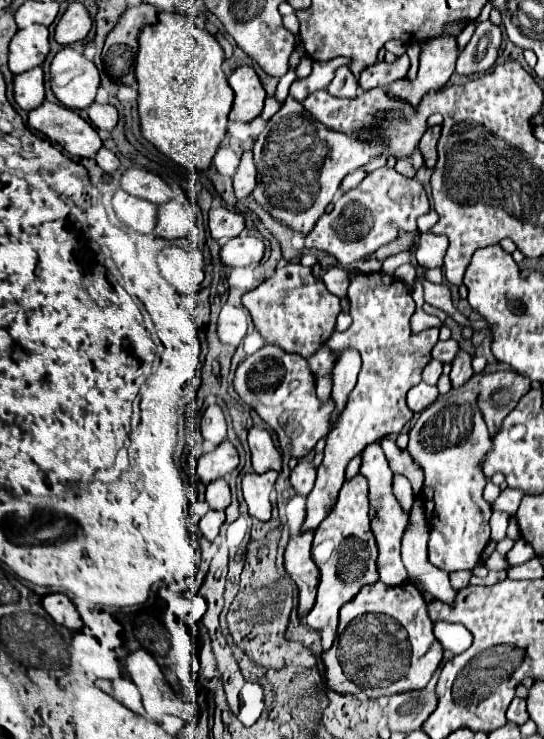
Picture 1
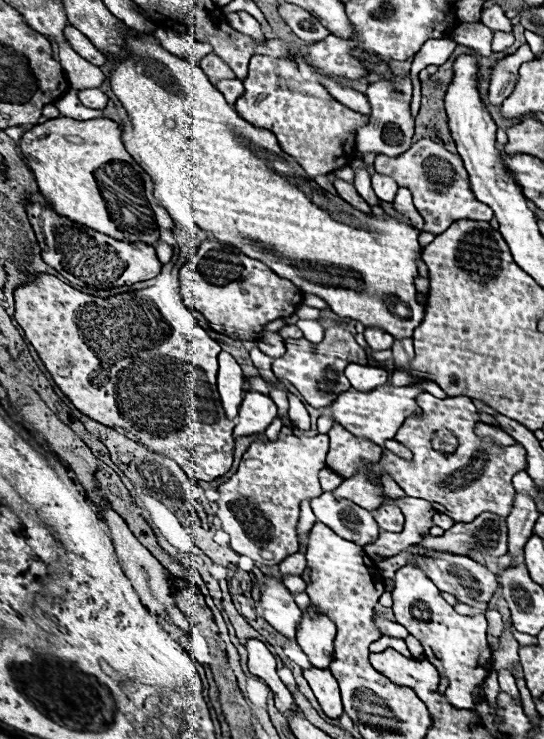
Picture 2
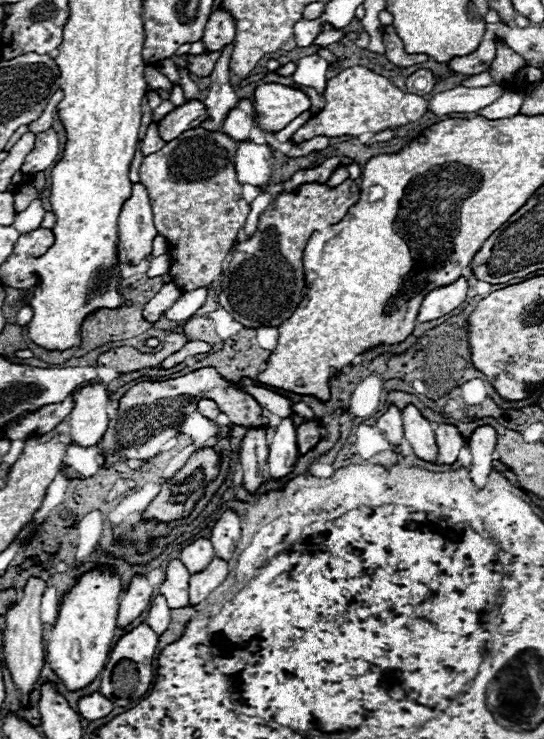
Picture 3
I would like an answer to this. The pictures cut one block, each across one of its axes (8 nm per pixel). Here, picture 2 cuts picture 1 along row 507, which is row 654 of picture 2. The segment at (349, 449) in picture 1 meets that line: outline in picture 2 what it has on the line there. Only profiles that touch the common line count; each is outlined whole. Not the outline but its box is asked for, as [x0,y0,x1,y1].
[296,606,336,668]

